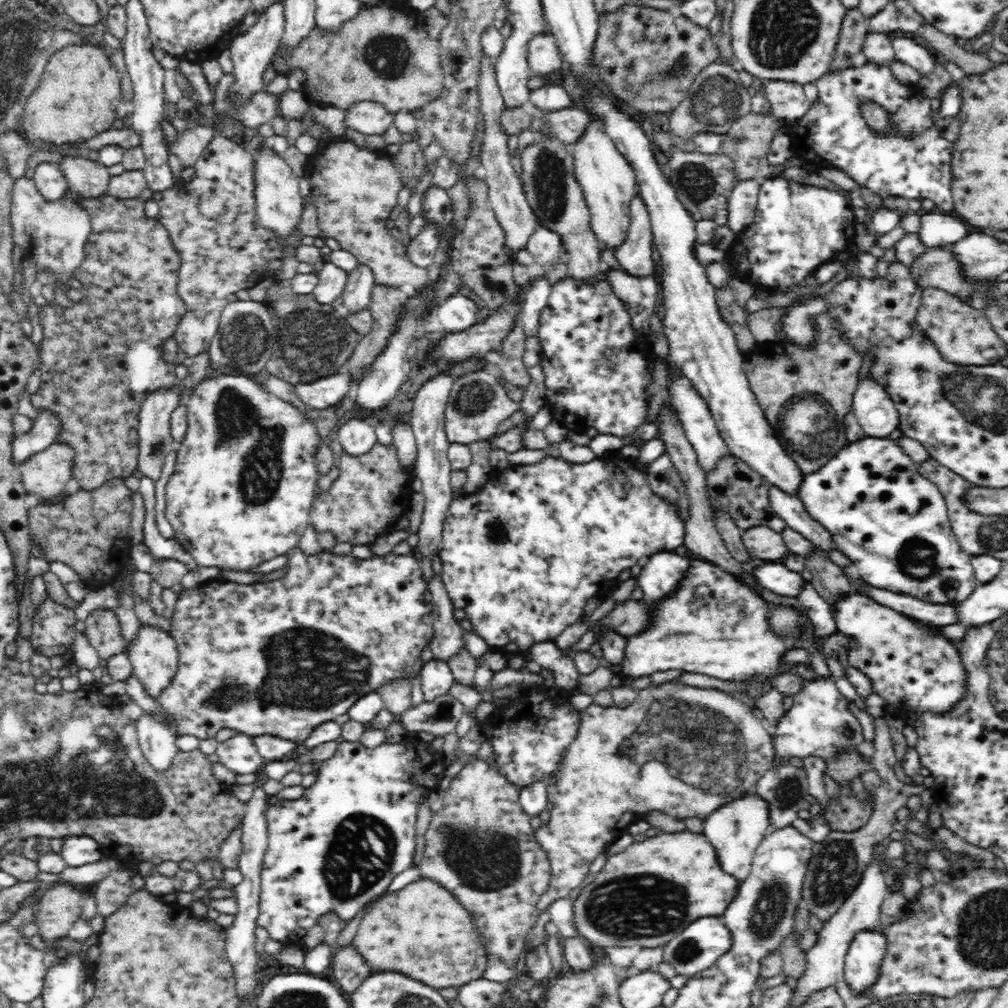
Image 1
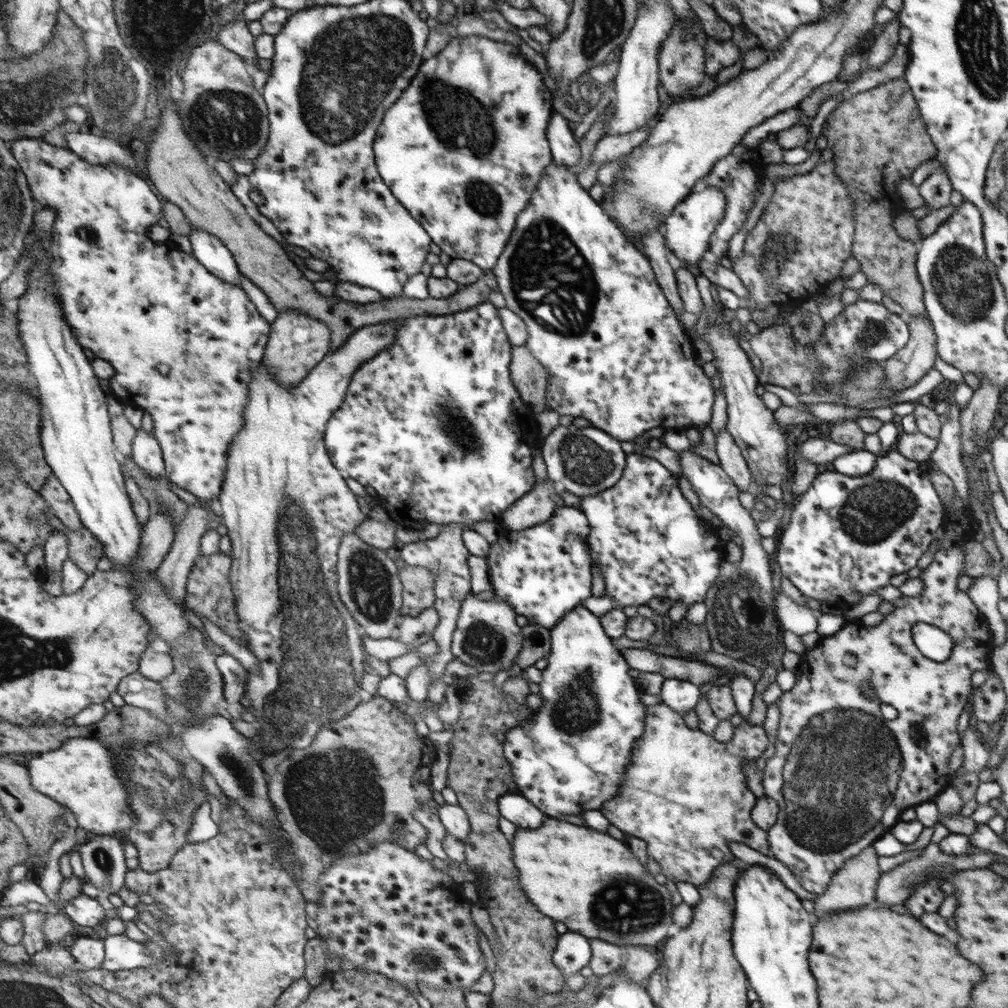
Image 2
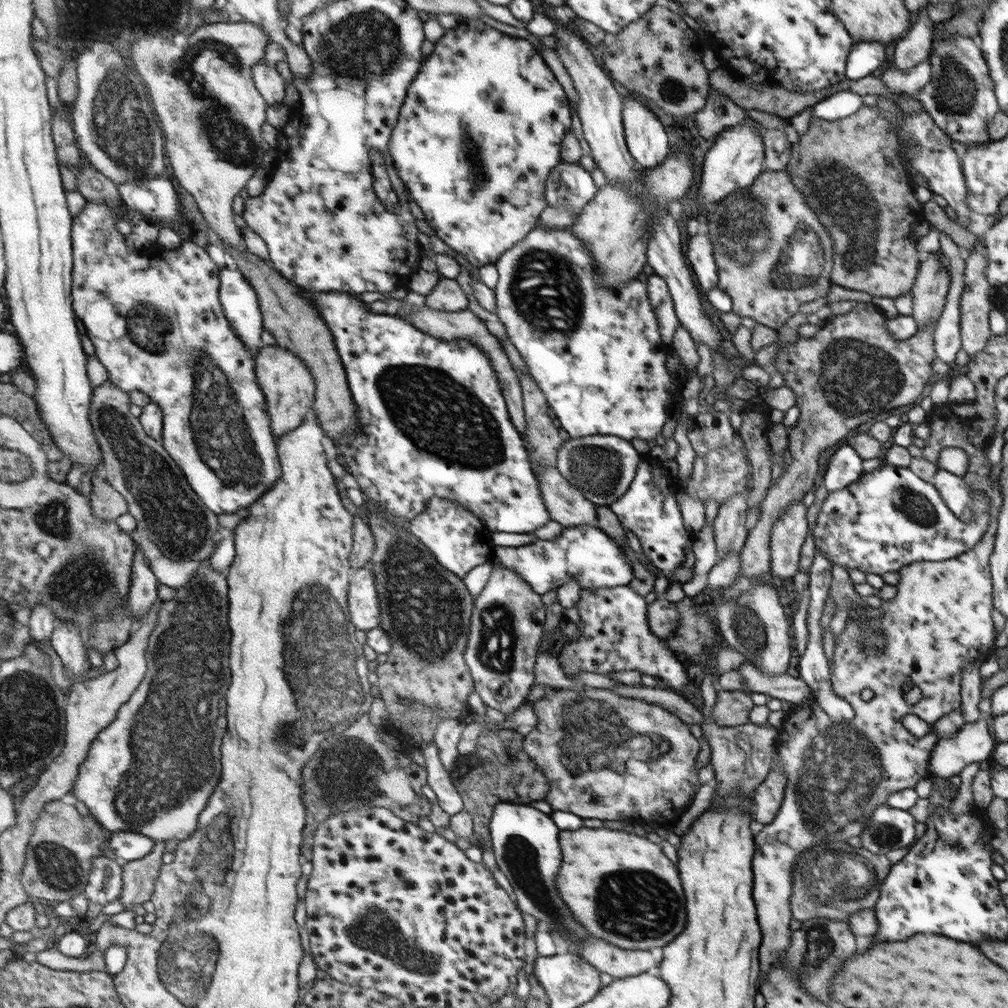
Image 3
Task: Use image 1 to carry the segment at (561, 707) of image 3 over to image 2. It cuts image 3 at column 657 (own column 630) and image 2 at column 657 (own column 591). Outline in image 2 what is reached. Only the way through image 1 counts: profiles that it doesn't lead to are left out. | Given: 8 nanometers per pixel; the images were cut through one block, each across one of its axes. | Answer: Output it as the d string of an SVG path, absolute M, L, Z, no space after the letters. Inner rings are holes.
M663 703L654 706L648 706L648 712L646 712L646 719L644 722L644 734L639 738L639 741L634 744L635 748L631 757L632 766L628 769L626 775L626 780L624 780L624 785L620 788L620 794L616 794L612 800L604 802L602 806L602 815L620 831L626 835L636 836L640 840L644 840L647 844L647 854L652 856L662 874L672 880L672 882L690 882L695 887L700 888L704 886L708 881L714 876L715 870L726 862L735 862L738 860L734 856L734 853L731 850L731 842L740 842L746 844L750 848L761 852L767 856L771 856L771 843L770 837L767 832L762 828L758 827L754 820L751 819L752 809L755 808L756 801L758 798L752 793L750 787L747 785L747 774L744 773L744 765L752 763L757 759L761 758L765 754L769 753L771 750L771 743L768 739L766 732L760 726L752 726L748 724L746 720L742 722L739 726L735 727L732 738L728 742L718 742L715 740L712 735L704 733L704 731L696 729L690 730L686 727L685 721L683 720L684 716L677 714L674 710L671 710L670 707L665 706Z

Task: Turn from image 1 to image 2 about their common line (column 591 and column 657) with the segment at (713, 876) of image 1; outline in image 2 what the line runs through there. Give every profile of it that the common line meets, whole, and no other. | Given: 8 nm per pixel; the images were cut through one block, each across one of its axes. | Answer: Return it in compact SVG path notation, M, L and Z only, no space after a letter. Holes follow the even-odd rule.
M548 818L548 822L544 822L544 826L540 830L528 830L528 828L519 828L514 834L514 840L512 840L512 846L516 846L516 866L520 866L520 878L524 878L524 892L528 894L528 900L538 908L538 912L548 915L555 921L564 922L568 931L574 931L586 936L587 939L598 938L606 942L617 944L622 947L638 946L654 947L661 946L662 940L666 938L668 934L668 928L672 924L672 896L670 892L660 886L652 874L648 874L648 868L642 866L636 856L628 850L626 844L614 840L612 836L608 834L602 834L602 832L596 832L596 830L590 830L590 828L582 828L582 826L574 826L570 822L560 822L560 820L554 820L554 818Z

